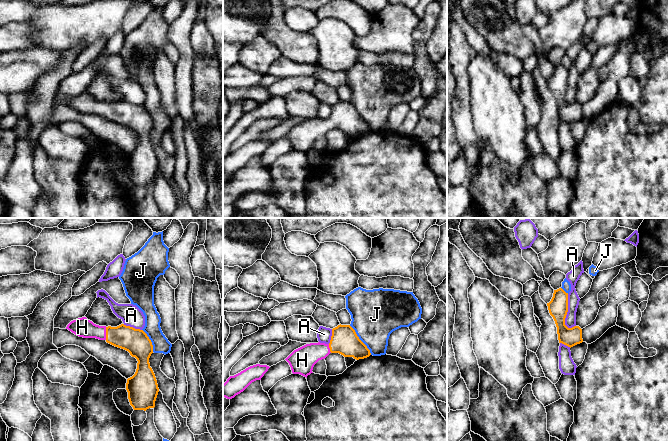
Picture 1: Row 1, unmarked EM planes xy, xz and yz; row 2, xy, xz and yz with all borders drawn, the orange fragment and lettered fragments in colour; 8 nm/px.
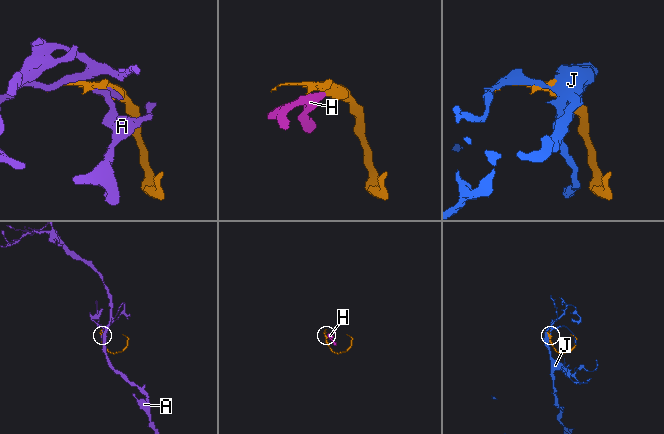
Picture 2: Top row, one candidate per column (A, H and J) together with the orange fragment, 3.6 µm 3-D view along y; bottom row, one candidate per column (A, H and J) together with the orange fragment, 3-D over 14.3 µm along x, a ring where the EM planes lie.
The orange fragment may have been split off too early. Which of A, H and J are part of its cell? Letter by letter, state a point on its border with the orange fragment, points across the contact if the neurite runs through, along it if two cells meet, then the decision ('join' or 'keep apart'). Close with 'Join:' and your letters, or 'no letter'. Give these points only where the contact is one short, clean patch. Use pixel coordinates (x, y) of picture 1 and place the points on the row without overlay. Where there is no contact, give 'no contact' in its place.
A: yz (567, 87) | keep apart
H: xy (106, 109) | join
J: xz (360, 116) | keep apart
Join: H

